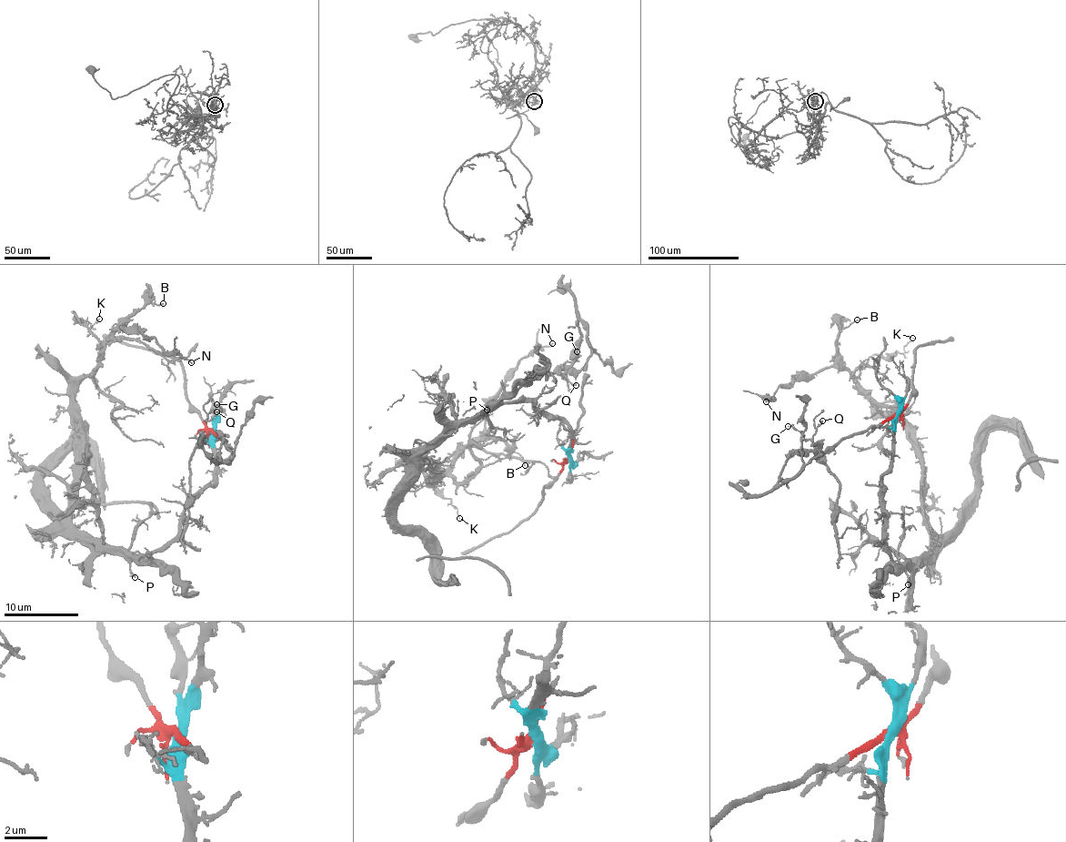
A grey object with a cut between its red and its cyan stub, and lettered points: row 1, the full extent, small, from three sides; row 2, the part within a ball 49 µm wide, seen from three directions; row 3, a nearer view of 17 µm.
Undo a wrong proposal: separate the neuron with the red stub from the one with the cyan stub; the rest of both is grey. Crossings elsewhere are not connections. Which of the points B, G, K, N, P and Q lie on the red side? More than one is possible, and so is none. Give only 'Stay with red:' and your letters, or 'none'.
Stay with red: G, Q

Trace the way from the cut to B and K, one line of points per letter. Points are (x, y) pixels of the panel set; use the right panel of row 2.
B: (897, 413), (883, 542), (908, 568), (929, 550), (923, 460), (838, 353), (858, 319)
K: (897, 413), (883, 542), (908, 568), (929, 550), (923, 460), (916, 433), (856, 380), (913, 338)

